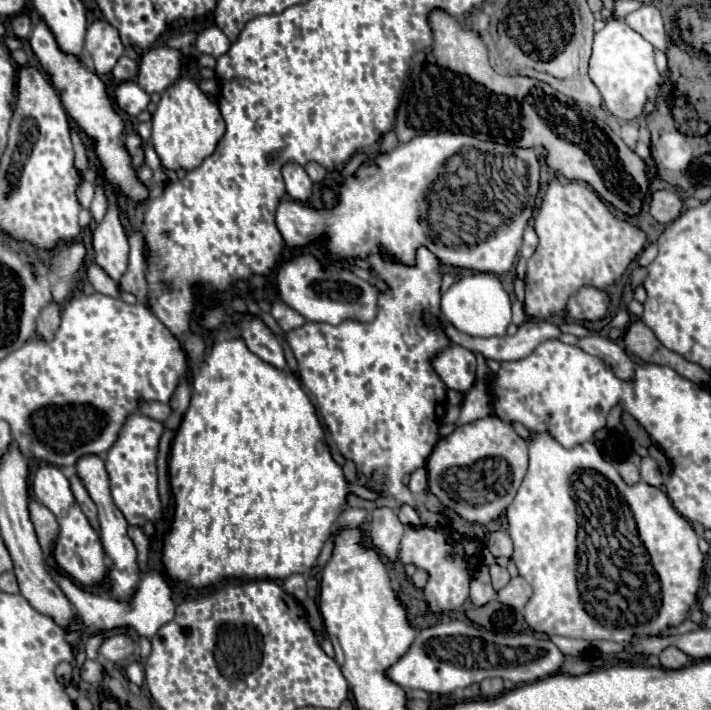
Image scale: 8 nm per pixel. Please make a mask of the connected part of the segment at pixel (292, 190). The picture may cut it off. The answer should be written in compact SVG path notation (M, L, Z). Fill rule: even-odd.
M288 162L282 166L282 176L284 176L284 184L286 184L286 192L292 200L300 200L306 202L312 194L312 180L306 174L306 170L300 164Z

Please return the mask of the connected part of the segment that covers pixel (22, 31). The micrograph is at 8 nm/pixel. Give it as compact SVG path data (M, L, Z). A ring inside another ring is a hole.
M16 16L12 20L12 32L18 36L18 38L26 38L30 34L30 18L28 16Z

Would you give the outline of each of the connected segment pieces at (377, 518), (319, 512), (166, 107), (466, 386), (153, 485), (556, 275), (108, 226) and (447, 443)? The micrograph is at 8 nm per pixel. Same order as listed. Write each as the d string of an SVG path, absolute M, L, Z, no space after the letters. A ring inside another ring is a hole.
M378 508L370 512L370 542L372 548L378 550L378 554L394 564L396 562L396 548L400 544L400 538L406 530L406 526L398 520L396 512L390 508Z
M230 338L224 342L216 342L212 346L212 354L204 358L198 374L192 380L192 400L190 406L182 418L182 424L174 436L174 444L170 450L170 486L172 494L176 500L176 512L174 512L174 522L172 530L164 538L164 566L170 578L174 580L188 580L196 588L204 588L210 584L220 582L222 578L276 578L284 580L290 574L306 574L314 564L316 558L324 546L324 542L330 538L332 528L344 510L348 494L358 494L360 498L374 500L376 494L366 490L360 484L348 482L344 478L344 472L340 466L334 462L330 448L326 444L326 434L324 428L316 416L316 408L310 402L308 394L304 392L298 376L294 376L288 370L278 370L276 366L260 360L256 354L252 354L242 338Z
M190 54L186 60L186 72L168 90L162 92L156 112L152 114L154 150L160 156L162 164L172 170L178 170L178 168L192 170L200 166L200 162L216 150L220 138L226 132L218 104L210 96L206 96L196 82L198 70L200 70L198 60L196 56Z
M452 344L448 346L442 354L438 354L434 358L434 370L438 372L438 376L442 378L442 382L456 392L466 394L476 380L476 356L458 346Z
M132 414L132 418L128 418L128 422L124 424L124 430L120 432L120 438L106 454L106 472L110 474L112 500L130 526L142 528L146 522L156 522L160 518L156 458L162 434L164 434L162 422L142 414Z
M550 180L534 218L534 230L540 242L528 260L524 310L538 320L562 314L568 296L580 286L604 290L614 284L646 244L646 234L628 222L614 218L608 206L584 182Z
M114 198L108 202L104 220L94 230L94 252L96 264L118 282L128 266L128 238L120 222L120 206Z
M498 416L458 426L432 450L428 464L428 488L444 506L454 508L464 520L490 524L514 500L528 470L528 442Z

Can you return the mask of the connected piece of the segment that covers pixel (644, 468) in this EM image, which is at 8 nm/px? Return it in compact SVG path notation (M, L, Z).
M642 458L640 476L642 476L642 482L646 482L650 486L660 486L662 484L662 474L658 470L656 460L652 460L652 458Z

